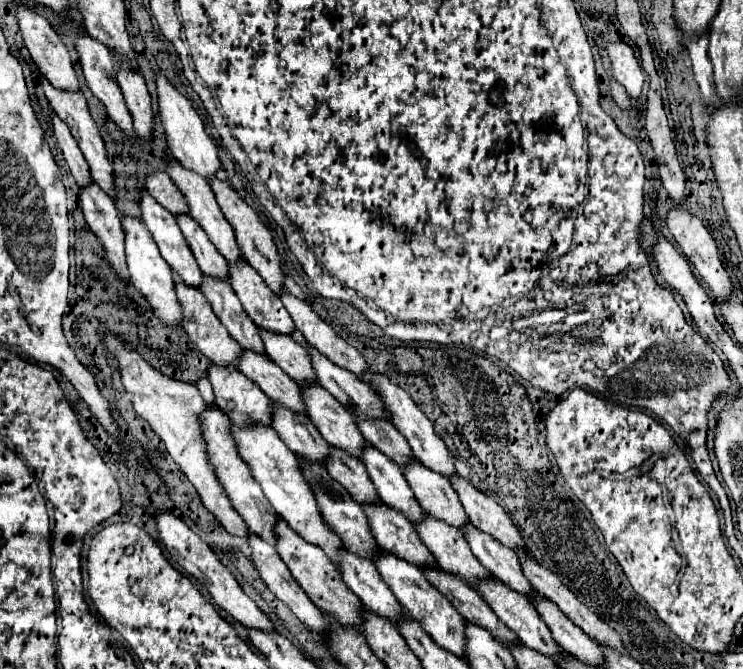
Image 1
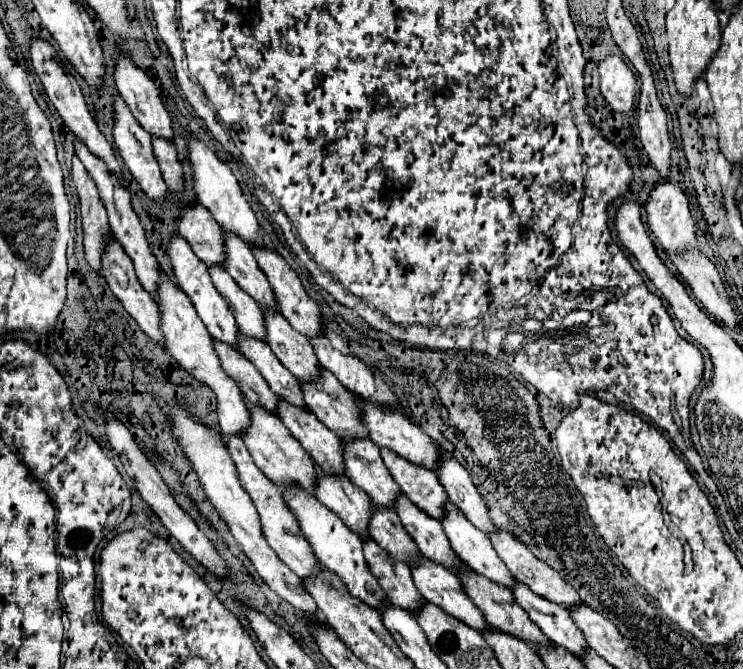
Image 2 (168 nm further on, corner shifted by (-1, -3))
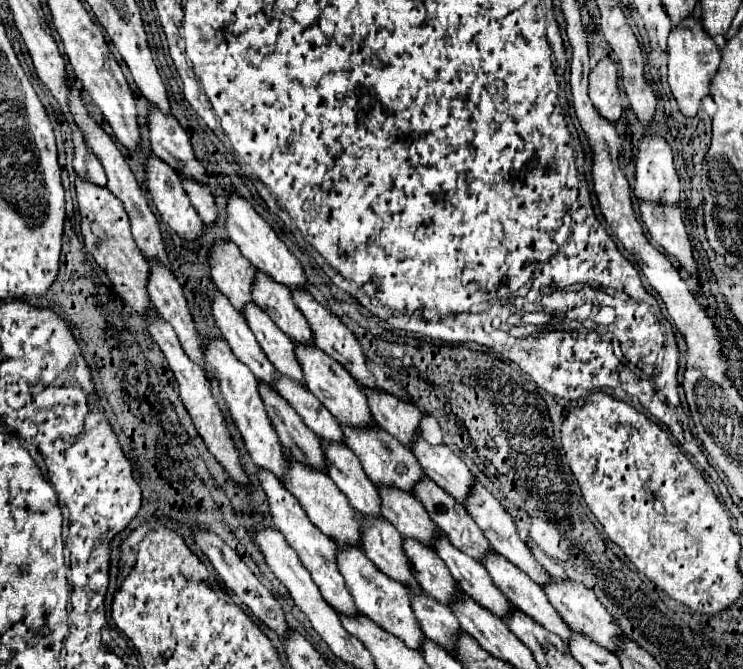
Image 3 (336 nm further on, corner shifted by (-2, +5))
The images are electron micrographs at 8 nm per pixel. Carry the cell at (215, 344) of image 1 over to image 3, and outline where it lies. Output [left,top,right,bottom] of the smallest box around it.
[259,381,325,471]

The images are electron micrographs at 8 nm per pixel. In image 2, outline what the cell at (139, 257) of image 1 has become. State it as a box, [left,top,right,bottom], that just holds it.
[158,273,250,435]

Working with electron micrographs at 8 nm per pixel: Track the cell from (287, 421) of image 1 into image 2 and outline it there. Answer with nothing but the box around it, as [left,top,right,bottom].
[316,475,372,541]

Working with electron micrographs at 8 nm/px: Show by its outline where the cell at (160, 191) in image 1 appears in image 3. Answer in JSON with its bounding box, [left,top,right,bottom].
[209,239,255,311]

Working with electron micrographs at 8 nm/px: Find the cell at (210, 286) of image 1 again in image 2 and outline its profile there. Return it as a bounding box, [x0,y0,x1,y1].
[240,335,308,409]

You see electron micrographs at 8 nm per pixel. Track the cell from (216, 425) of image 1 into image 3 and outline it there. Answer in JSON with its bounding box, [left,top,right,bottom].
[257,467,357,615]

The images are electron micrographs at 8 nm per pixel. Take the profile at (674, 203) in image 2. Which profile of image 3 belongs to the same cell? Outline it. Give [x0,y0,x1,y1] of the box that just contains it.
[635,135,681,207]

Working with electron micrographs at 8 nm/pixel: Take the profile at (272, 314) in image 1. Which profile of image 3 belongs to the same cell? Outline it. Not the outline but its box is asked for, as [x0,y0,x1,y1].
[293,343,371,427]

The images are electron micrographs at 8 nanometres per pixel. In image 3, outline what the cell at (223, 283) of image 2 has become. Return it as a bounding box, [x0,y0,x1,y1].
[243,303,303,381]

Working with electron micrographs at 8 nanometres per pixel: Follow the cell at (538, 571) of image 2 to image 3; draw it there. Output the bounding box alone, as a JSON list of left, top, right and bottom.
[543,577,621,651]

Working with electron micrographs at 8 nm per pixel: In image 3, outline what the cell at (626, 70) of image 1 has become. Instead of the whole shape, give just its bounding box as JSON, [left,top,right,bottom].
[589,57,623,121]

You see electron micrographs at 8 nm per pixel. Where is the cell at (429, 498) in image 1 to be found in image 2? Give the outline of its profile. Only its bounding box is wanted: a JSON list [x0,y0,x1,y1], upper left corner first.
[442,505,516,589]

